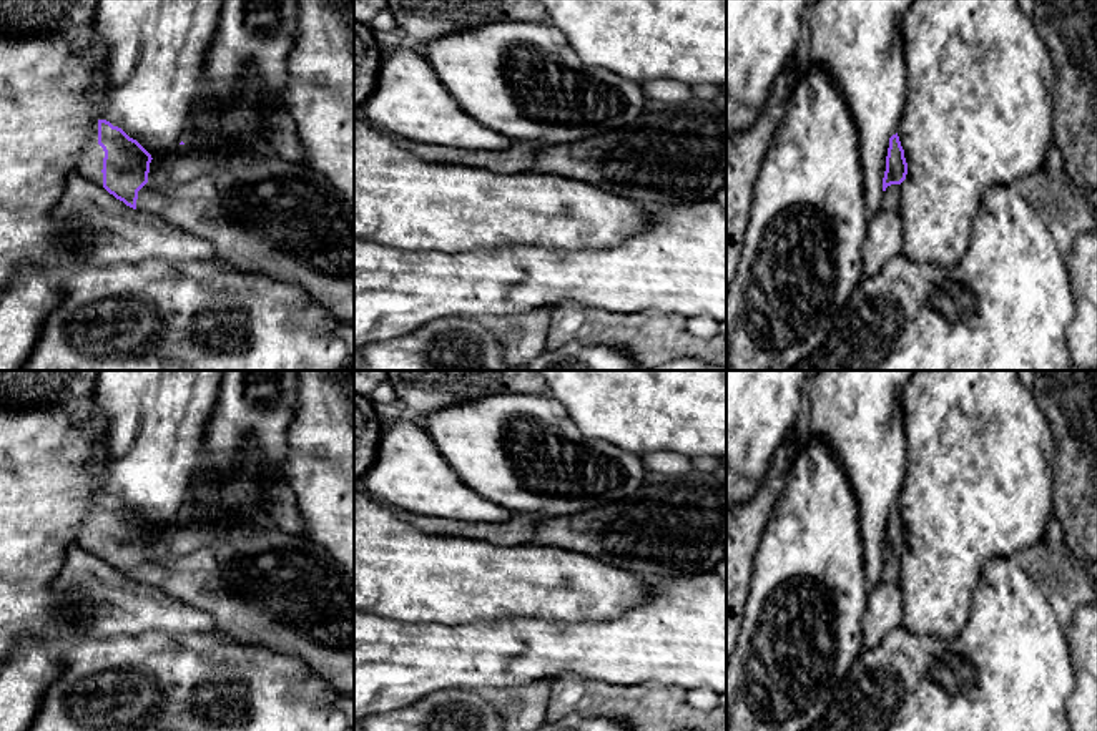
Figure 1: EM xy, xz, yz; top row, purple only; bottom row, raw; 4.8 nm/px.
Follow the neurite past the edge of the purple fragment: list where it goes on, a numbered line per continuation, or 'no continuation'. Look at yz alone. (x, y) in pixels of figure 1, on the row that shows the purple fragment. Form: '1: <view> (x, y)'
1: yz (891, 198)

